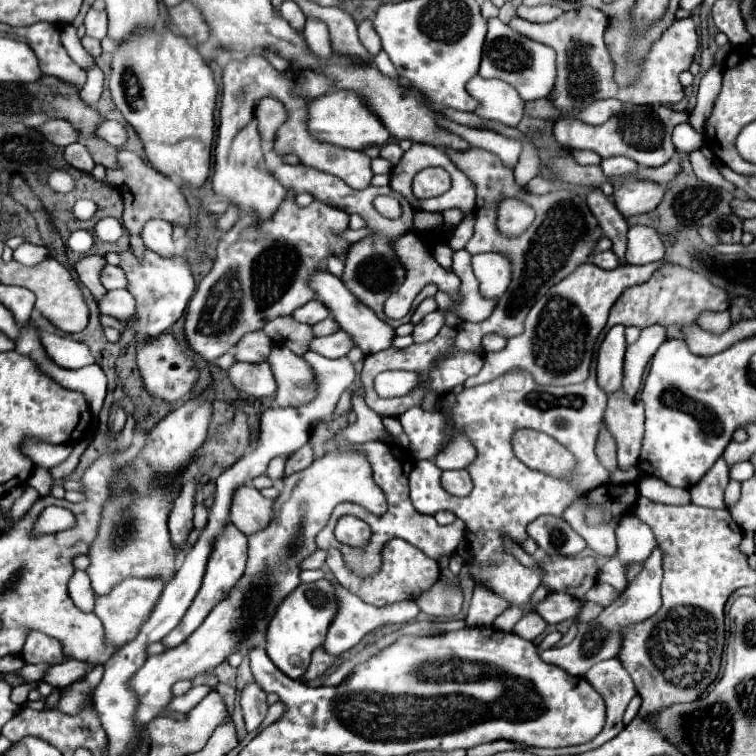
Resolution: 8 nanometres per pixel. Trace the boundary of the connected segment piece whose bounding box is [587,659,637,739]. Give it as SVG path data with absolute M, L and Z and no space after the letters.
M607 659L595 663L587 671L587 681L595 687L597 693L603 695L607 705L607 723L597 737L613 739L621 731L621 719L625 705L637 693L635 685L619 659Z

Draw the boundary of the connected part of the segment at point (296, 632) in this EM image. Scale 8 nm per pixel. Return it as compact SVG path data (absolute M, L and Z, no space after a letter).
M319 579L315 583L301 583L297 589L291 591L291 595L287 595L281 601L267 627L265 651L287 677L299 679L307 671L311 653L325 641L325 633L333 615L335 615L335 597L333 587L327 579Z

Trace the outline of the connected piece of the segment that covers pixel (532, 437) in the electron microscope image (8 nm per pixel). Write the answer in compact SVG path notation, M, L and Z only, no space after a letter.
M519 429L513 435L513 453L527 467L545 471L549 475L567 475L571 473L575 459L573 455L557 443L553 437L539 433L535 429Z

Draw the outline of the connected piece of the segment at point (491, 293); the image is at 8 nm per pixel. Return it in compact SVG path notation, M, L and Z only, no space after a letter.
M477 253L471 257L473 273L479 279L483 297L501 297L511 283L511 259L503 253Z

